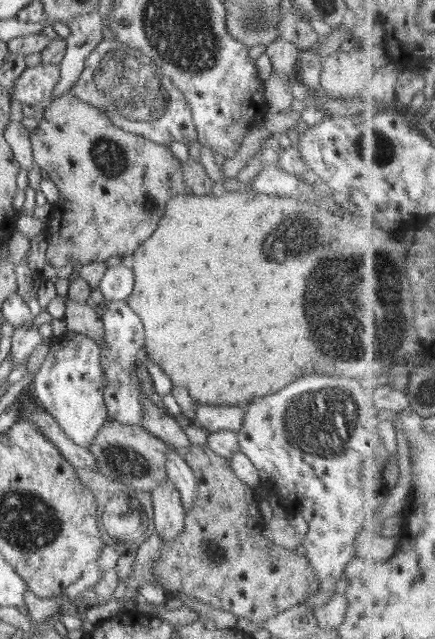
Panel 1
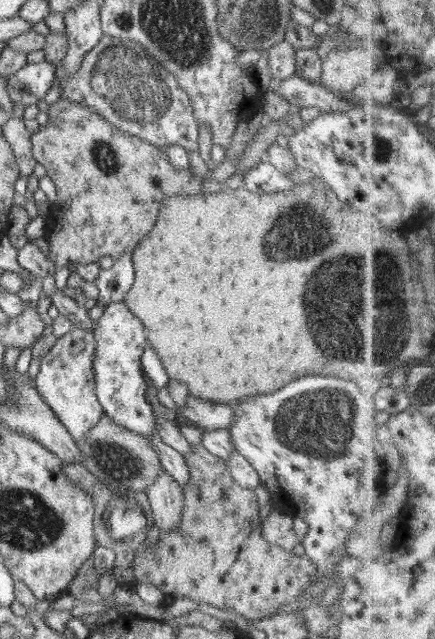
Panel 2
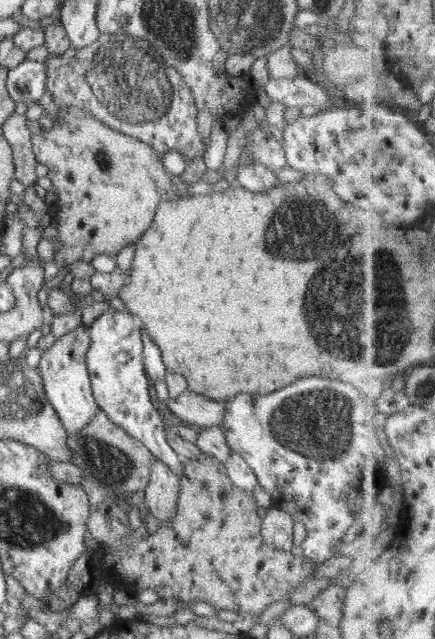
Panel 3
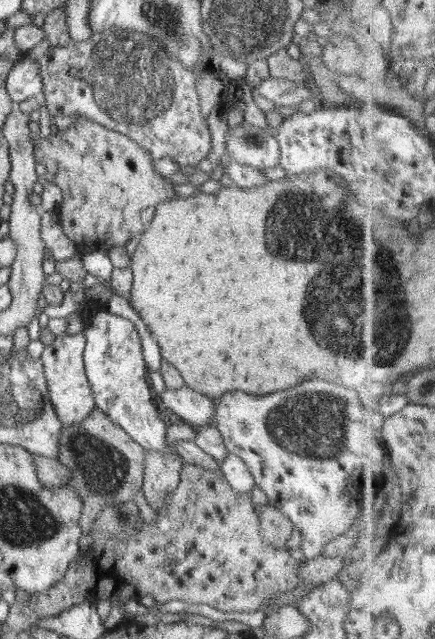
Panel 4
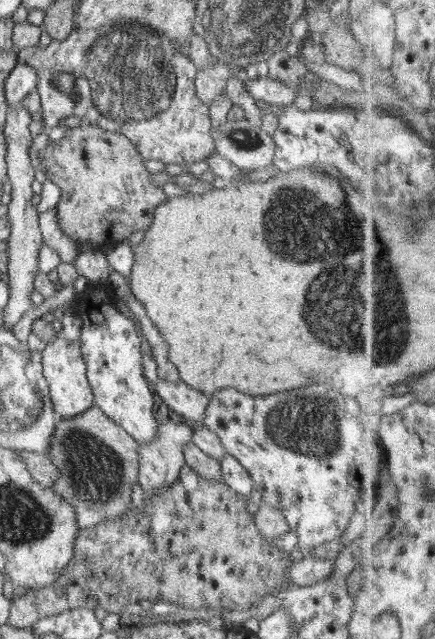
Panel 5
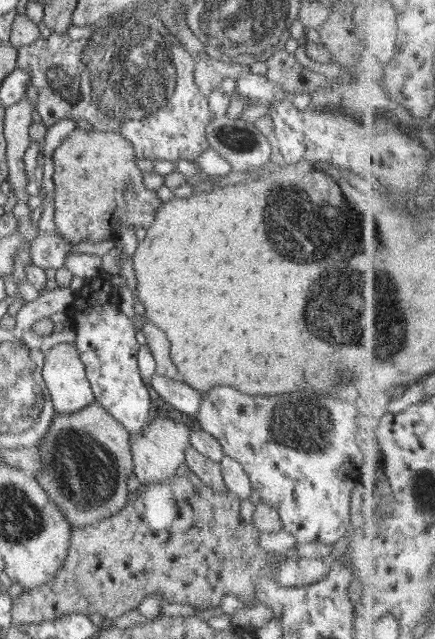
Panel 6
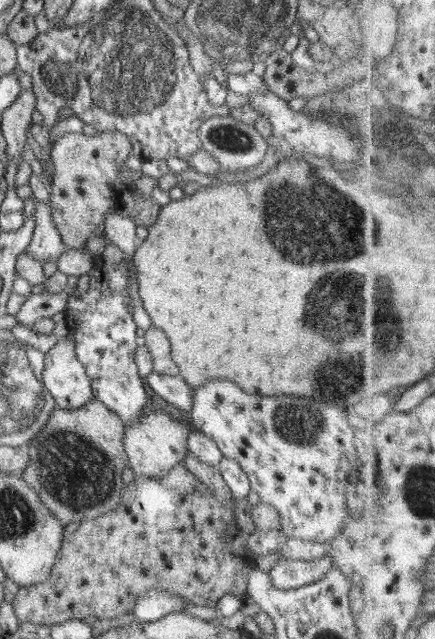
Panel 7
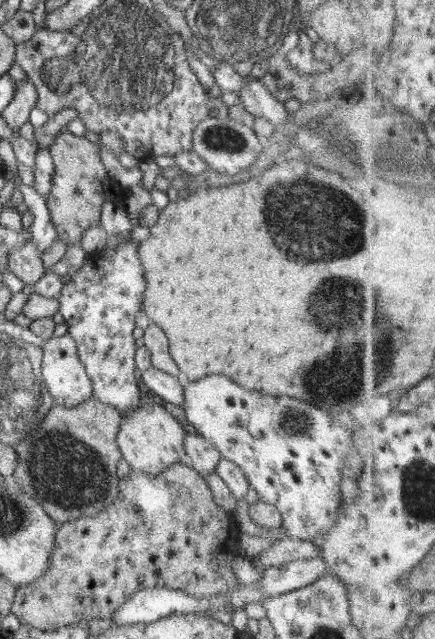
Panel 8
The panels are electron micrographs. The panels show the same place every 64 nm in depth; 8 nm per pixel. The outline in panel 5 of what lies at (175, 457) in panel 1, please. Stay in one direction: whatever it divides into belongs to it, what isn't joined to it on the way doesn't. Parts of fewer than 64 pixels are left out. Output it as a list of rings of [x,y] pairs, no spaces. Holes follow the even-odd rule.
[[[108,295],[101,299],[100,308],[80,315],[82,334],[80,344],[86,375],[93,392],[94,404],[102,409],[114,422],[122,427],[139,445],[154,441],[158,433],[158,422],[152,411],[152,392],[144,381],[141,354],[141,339],[138,327],[114,308],[116,298]]]

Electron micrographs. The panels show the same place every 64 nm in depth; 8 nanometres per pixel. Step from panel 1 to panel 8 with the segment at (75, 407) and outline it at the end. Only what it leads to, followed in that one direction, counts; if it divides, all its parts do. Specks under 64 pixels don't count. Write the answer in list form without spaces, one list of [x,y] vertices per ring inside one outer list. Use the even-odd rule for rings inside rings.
[[[68,333],[60,338],[50,336],[44,345],[40,366],[43,383],[51,394],[54,404],[72,407],[82,404],[94,396],[92,381],[84,369],[84,364],[80,361],[80,357],[78,357],[75,342]]]

